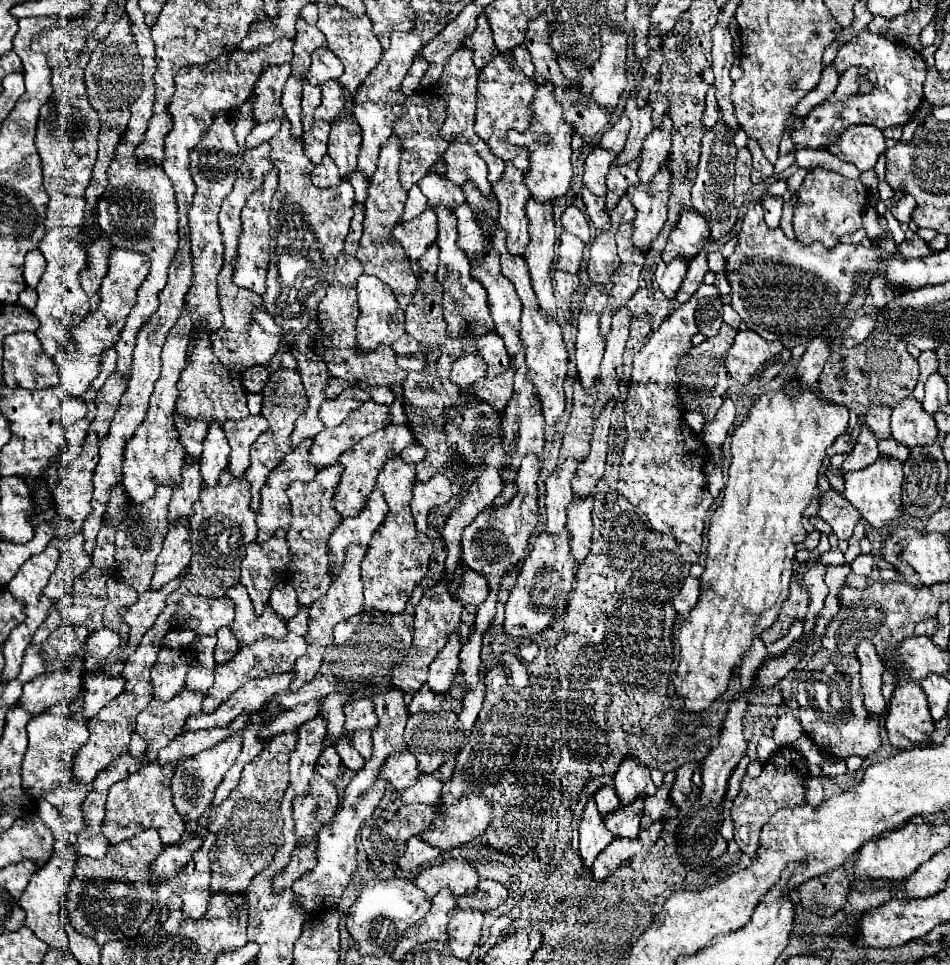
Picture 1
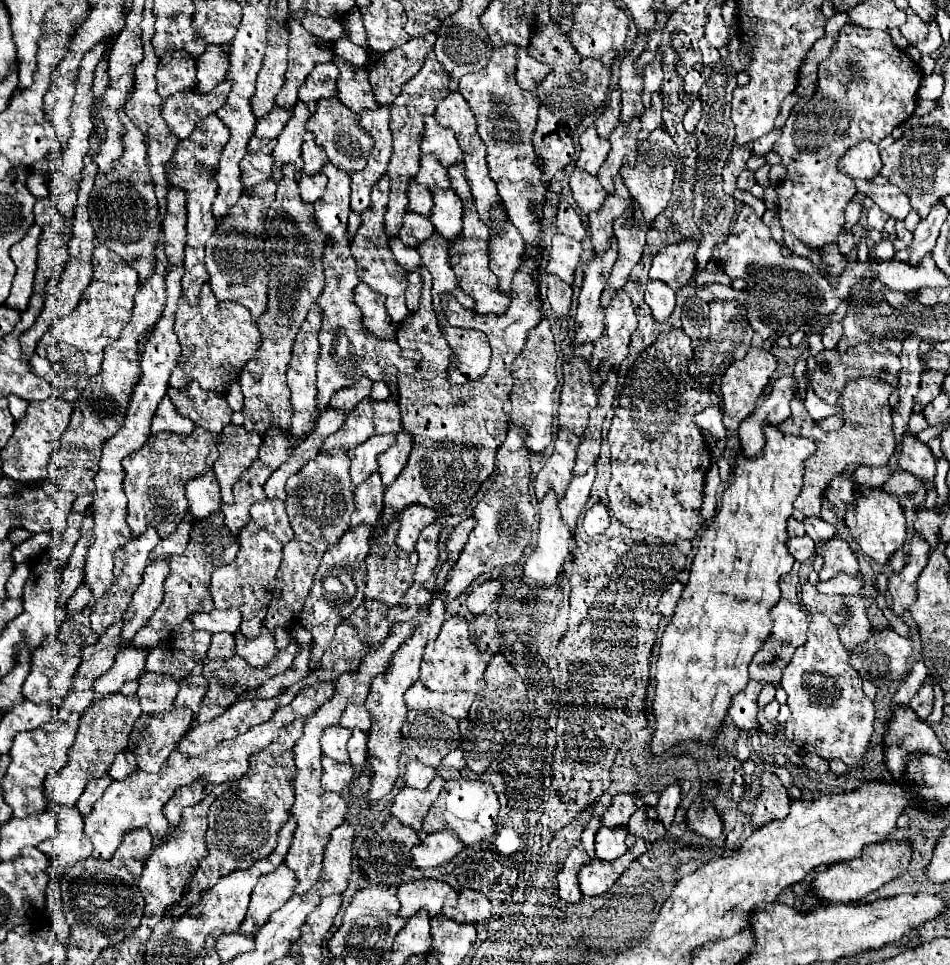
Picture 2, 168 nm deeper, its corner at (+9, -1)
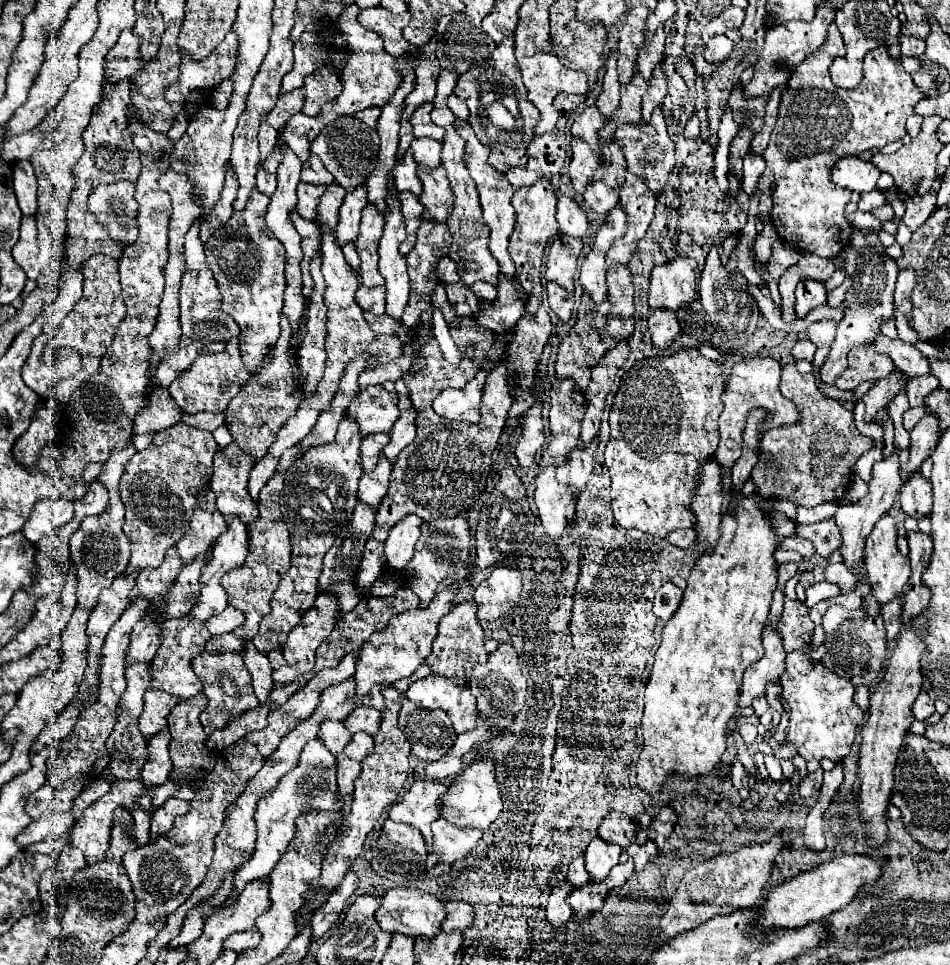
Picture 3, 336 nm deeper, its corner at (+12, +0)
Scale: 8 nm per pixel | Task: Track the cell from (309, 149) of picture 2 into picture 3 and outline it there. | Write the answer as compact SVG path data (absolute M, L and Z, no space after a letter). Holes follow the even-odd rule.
M311 154L311 158L307 162L303 162L301 180L309 182L309 184L325 184L325 186L329 186L333 182L333 176L329 176L329 172L321 164L321 160L317 160L317 156Z

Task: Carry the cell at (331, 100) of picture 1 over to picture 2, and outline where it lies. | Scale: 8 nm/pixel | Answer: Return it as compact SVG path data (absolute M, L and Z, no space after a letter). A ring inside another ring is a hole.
M326 97L318 101L316 111L310 115L306 123L306 129L316 135L316 141L324 147L328 159L334 165L340 165L340 169L344 169L346 173L364 169L364 157L368 157L368 153L372 151L372 139L368 139L366 133L356 125L356 117L358 115L344 107L338 97Z

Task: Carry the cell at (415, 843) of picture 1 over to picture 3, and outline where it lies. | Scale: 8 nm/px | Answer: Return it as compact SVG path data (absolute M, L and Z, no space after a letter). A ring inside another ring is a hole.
M437 818L431 824L433 830L433 848L431 852L441 860L441 862L455 862L473 850L473 846L481 838L481 830L475 828L457 828L449 824L445 818Z

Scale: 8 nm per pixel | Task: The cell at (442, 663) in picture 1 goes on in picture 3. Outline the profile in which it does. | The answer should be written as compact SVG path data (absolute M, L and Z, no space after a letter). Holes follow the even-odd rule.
M473 598L463 600L463 602L455 604L451 608L451 612L445 614L443 620L439 622L439 636L437 636L437 640L433 640L433 652L427 658L427 662L433 672L437 672L441 676L449 676L453 680L467 682L475 664L487 660L483 640L485 640L485 634L477 620L477 602Z

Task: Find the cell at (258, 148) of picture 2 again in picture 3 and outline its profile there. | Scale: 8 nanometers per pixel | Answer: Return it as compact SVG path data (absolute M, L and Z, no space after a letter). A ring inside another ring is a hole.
M267 118L261 120L261 130L259 130L259 150L261 150L261 160L265 160L265 156L269 156L269 152L273 152L275 144L277 144L277 132Z

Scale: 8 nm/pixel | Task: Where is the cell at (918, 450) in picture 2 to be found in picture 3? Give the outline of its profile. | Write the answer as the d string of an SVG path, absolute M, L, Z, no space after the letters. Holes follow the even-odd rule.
M919 472L917 476L913 476L913 480L909 480L909 484L901 486L899 492L899 502L901 502L901 510L911 516L911 518L923 518L931 514L931 482L927 482Z

